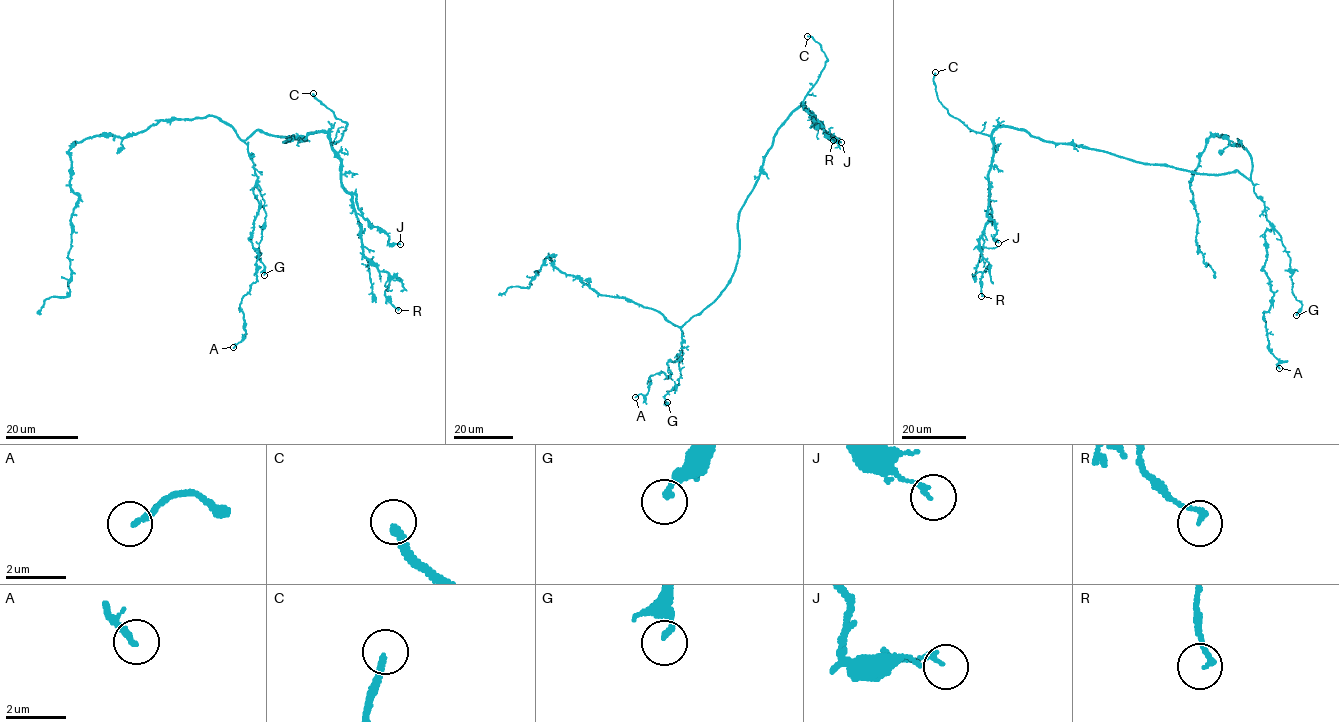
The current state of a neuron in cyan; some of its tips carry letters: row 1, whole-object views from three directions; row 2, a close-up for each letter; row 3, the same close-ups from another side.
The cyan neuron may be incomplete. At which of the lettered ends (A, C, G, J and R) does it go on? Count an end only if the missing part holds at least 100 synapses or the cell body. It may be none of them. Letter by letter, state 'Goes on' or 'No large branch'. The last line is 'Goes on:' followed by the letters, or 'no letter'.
A: No large branch
C: Goes on
G: No large branch
J: No large branch
R: No large branch
Goes on: C

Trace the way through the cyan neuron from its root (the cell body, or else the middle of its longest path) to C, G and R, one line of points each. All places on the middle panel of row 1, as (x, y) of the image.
C: (721, 291), (738, 258), (739, 212), (763, 157), (827, 60), (807, 36)
G: (721, 291), (681, 328), (681, 377), (677, 386), (665, 396), (666, 405), (667, 402)
R: (721, 291), (738, 258), (739, 212), (758, 178), (776, 130), (803, 102), (812, 125), (819, 123), (833, 140)

